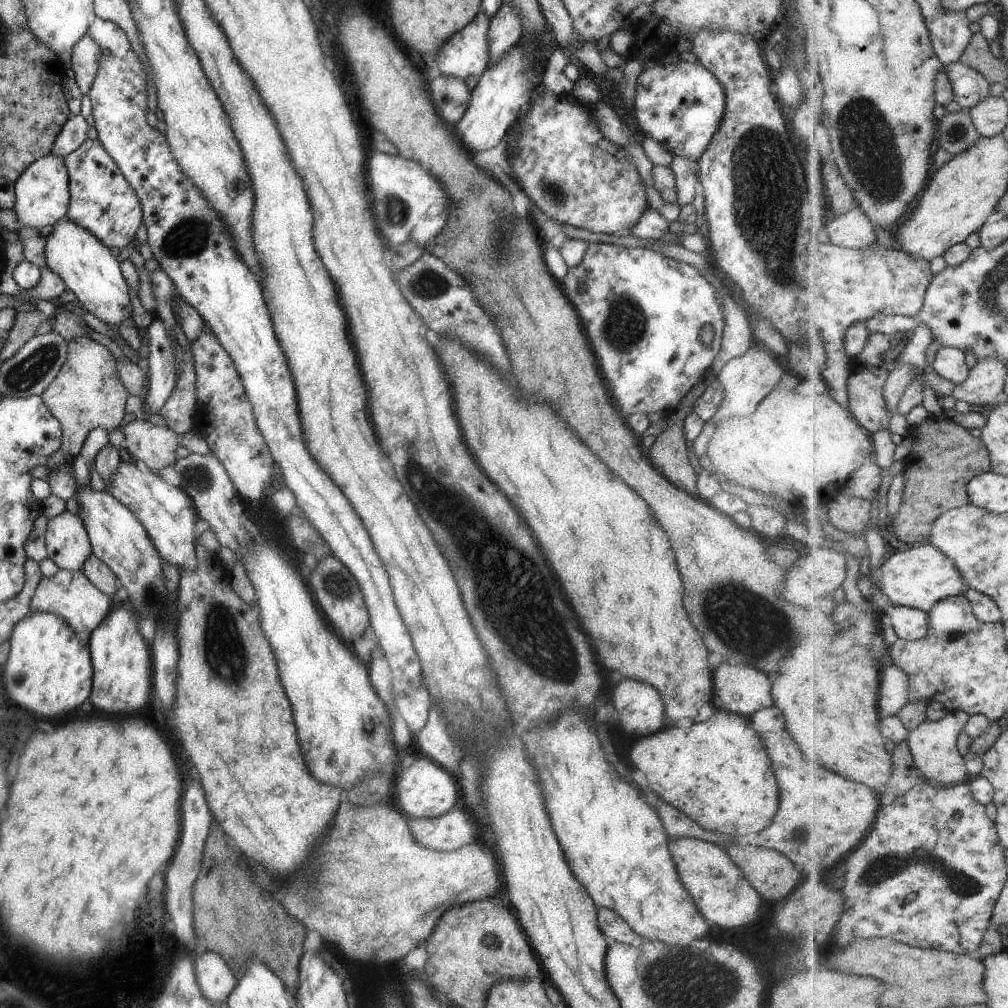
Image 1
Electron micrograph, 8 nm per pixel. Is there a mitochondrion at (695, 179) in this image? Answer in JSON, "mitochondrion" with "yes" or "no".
{"mitochondrion":"no"}

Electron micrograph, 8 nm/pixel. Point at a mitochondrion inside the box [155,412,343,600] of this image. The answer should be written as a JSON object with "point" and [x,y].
{"point":[199,477]}

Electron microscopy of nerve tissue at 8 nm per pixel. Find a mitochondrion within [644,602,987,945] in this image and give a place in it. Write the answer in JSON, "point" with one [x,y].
{"point":[880,869]}

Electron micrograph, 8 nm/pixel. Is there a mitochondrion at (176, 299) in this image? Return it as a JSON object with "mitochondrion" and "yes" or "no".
{"mitochondrion":"no"}

